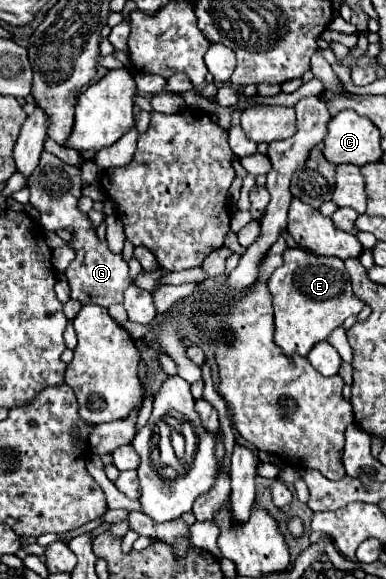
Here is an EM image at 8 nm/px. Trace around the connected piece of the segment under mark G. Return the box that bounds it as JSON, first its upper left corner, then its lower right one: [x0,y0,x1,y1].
[28,153,132,307]

